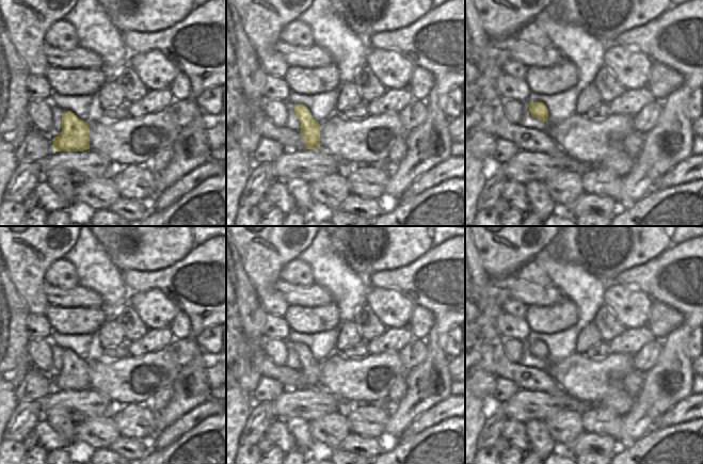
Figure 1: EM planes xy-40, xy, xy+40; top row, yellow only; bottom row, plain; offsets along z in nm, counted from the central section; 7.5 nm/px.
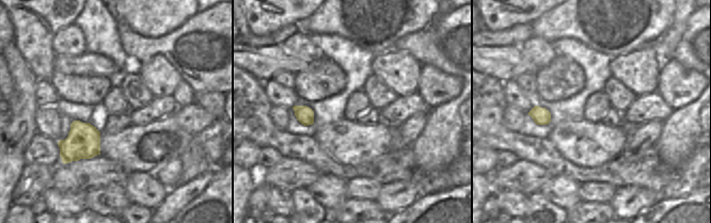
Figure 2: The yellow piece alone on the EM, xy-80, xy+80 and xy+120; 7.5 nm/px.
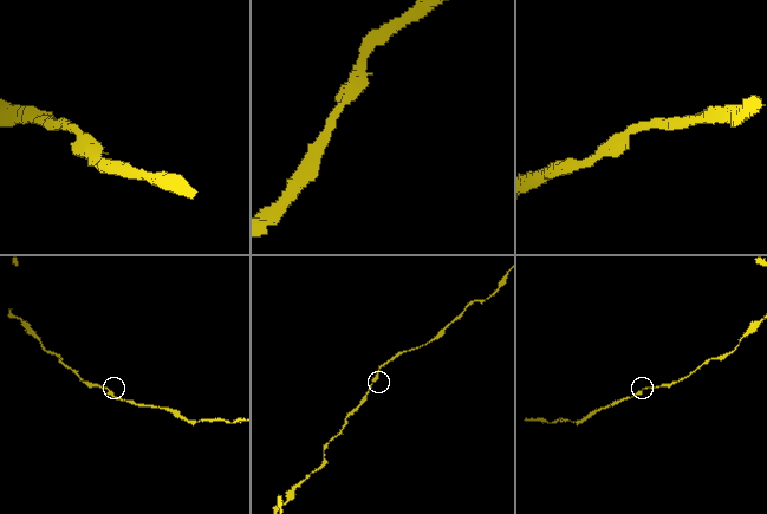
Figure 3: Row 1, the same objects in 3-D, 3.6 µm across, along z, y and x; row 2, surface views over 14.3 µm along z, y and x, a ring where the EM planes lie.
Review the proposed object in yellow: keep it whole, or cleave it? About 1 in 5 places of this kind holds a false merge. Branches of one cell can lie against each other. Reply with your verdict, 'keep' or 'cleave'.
keep

